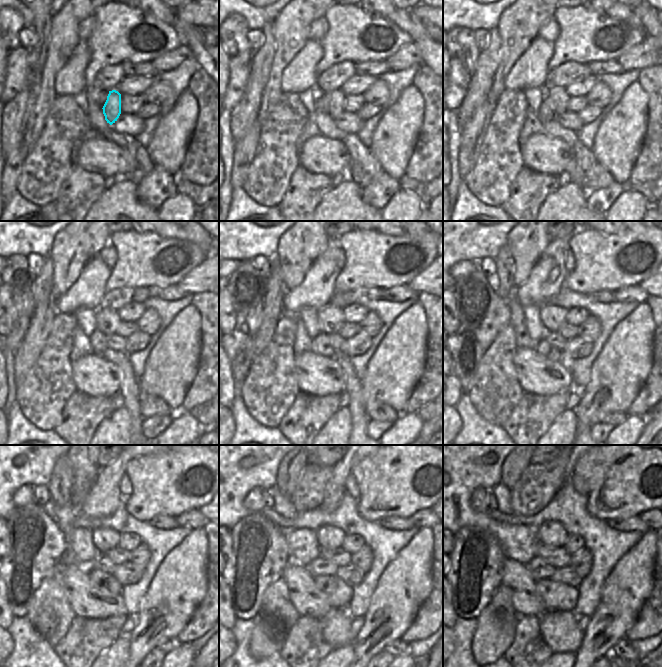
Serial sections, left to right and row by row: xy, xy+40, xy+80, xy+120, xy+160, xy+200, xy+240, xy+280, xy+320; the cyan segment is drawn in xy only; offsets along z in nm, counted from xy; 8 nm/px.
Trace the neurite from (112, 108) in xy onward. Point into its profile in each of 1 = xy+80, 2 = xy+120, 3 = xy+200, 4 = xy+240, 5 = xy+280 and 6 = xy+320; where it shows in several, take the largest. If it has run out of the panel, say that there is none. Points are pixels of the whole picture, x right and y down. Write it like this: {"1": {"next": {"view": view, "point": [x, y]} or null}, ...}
{"1": {"next": {"view": "xy+80", "point": [558, 96]}}, "2": {"next": {"view": "xy+120", "point": [108, 320]}}, "3": {"next": {"view": "xy+200", "point": [552, 317]}}, "4": {"next": {"view": "xy+240", "point": [104, 539]}}, "5": {"next": {"view": "xy+280", "point": [328, 537]}}, "6": {"next": {"view": "xy+320", "point": [550, 533]}}}

